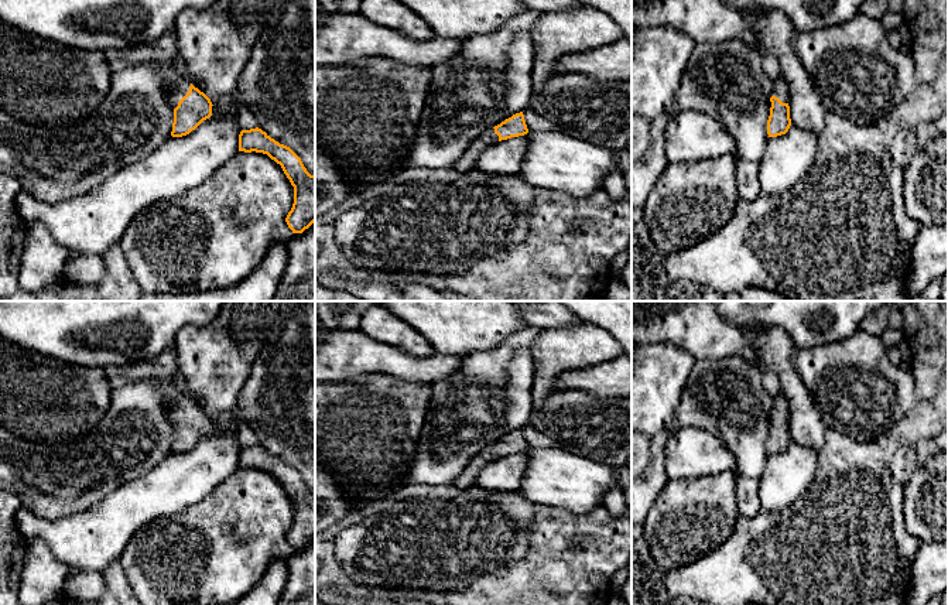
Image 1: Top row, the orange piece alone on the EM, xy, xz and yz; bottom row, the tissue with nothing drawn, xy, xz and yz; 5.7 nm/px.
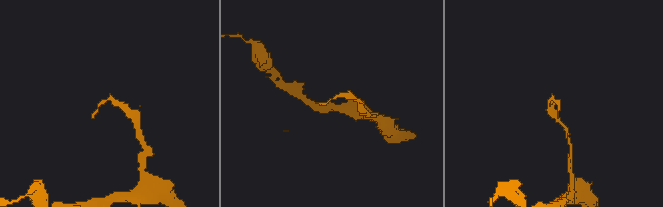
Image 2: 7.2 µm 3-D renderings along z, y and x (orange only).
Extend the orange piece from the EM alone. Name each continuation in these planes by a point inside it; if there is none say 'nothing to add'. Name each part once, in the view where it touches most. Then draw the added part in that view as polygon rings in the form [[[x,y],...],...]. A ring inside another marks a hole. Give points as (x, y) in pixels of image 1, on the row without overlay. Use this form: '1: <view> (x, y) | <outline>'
1: xy (163, 368) | [[[174,346],[167,348],[158,356],[148,360],[127,363],[123,366],[110,366],[106,369],[107,382],[112,390],[129,383],[157,379],[165,386],[165,394],[170,404],[170,420],[175,425],[178,418],[189,409],[191,399],[178,392],[172,384],[172,377],[178,370],[178,356]]]

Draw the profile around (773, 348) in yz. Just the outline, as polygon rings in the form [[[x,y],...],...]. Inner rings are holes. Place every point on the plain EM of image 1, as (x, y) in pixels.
[[[764,328],[747,336],[747,343],[754,349],[756,359],[749,365],[777,373],[780,392],[790,404],[790,435],[801,447],[812,450],[817,455],[825,444],[828,427],[812,404],[811,396],[798,376],[793,360],[794,343],[780,328]]]

